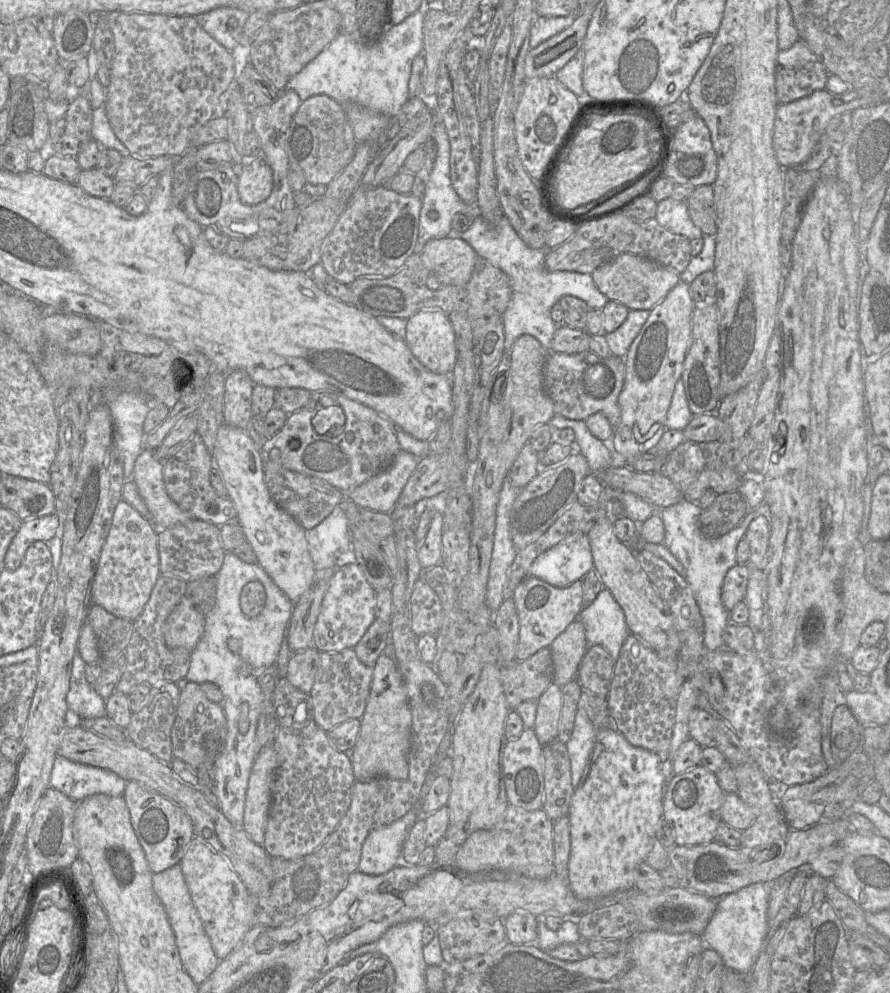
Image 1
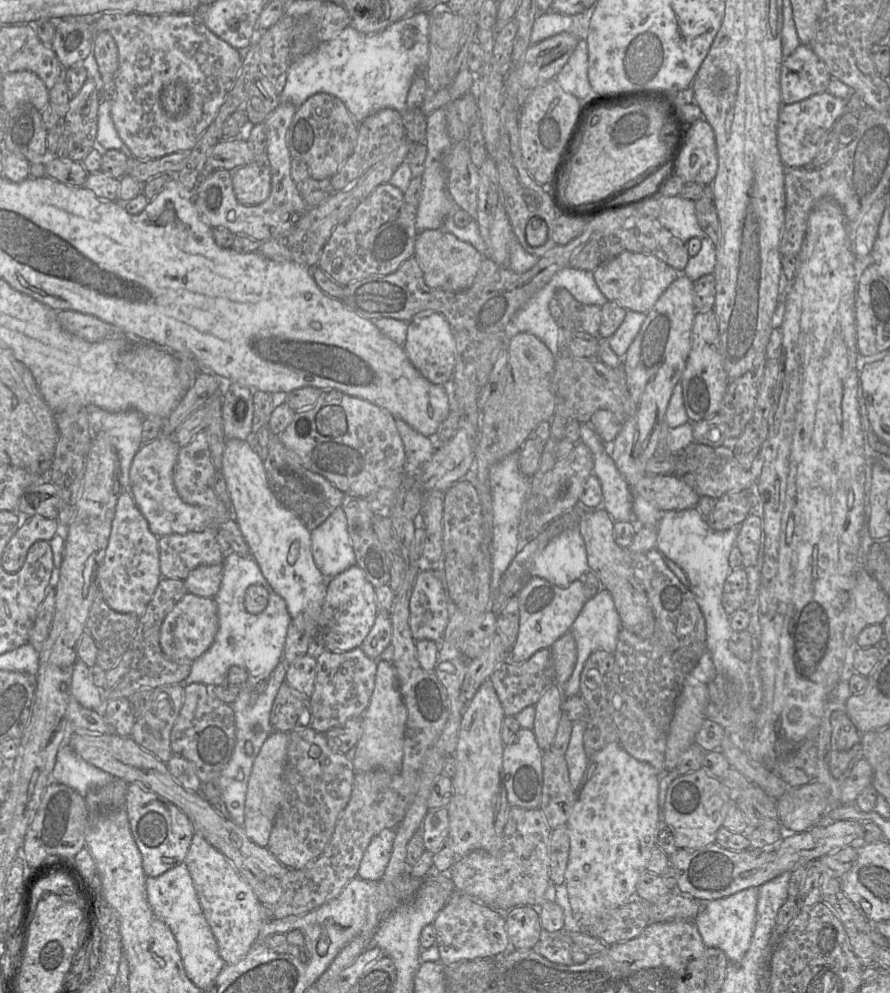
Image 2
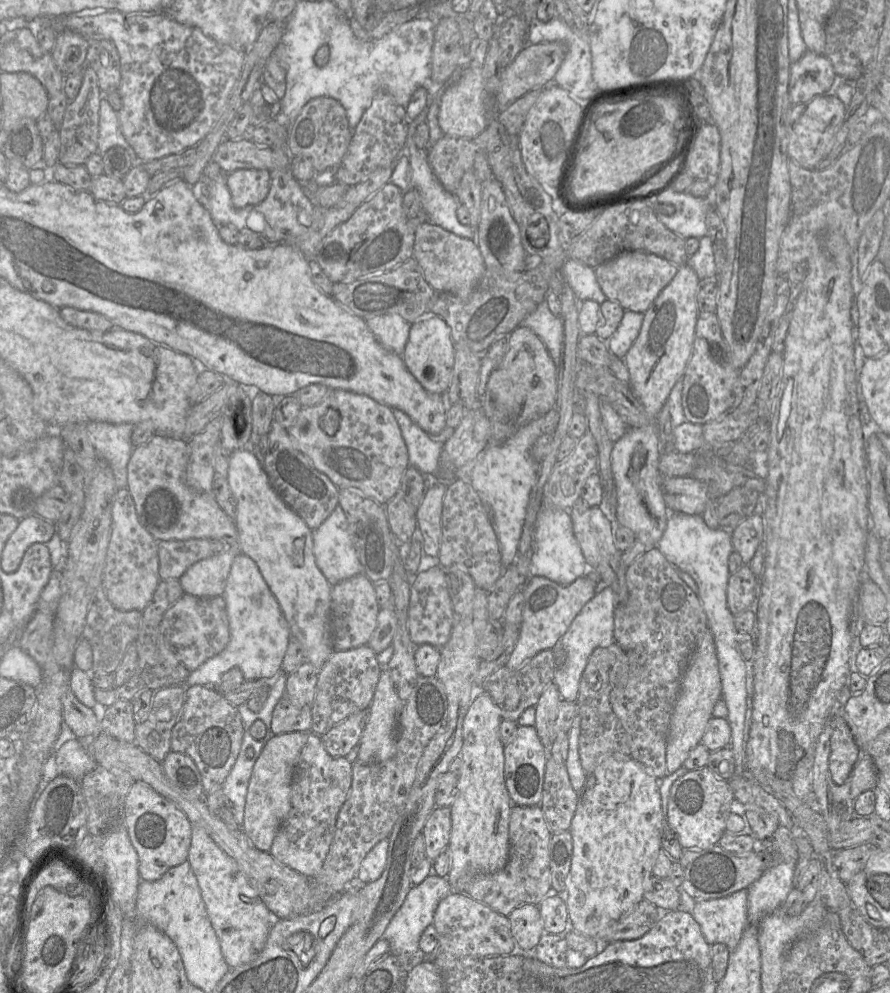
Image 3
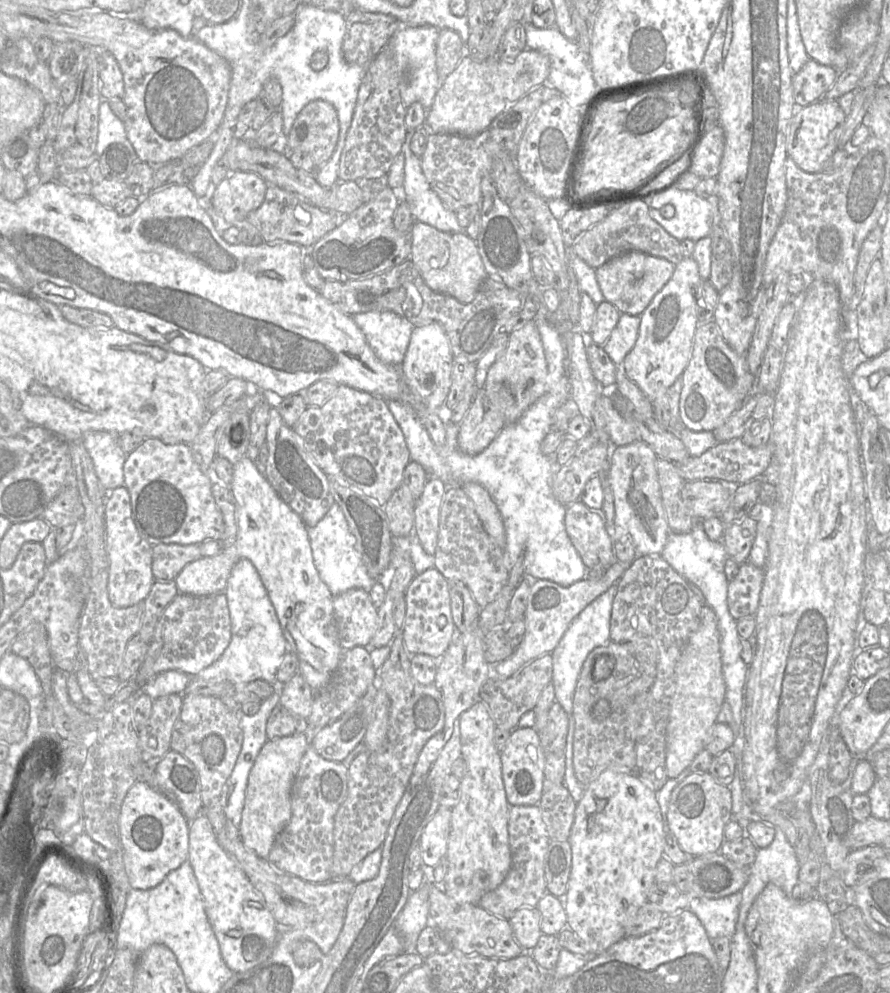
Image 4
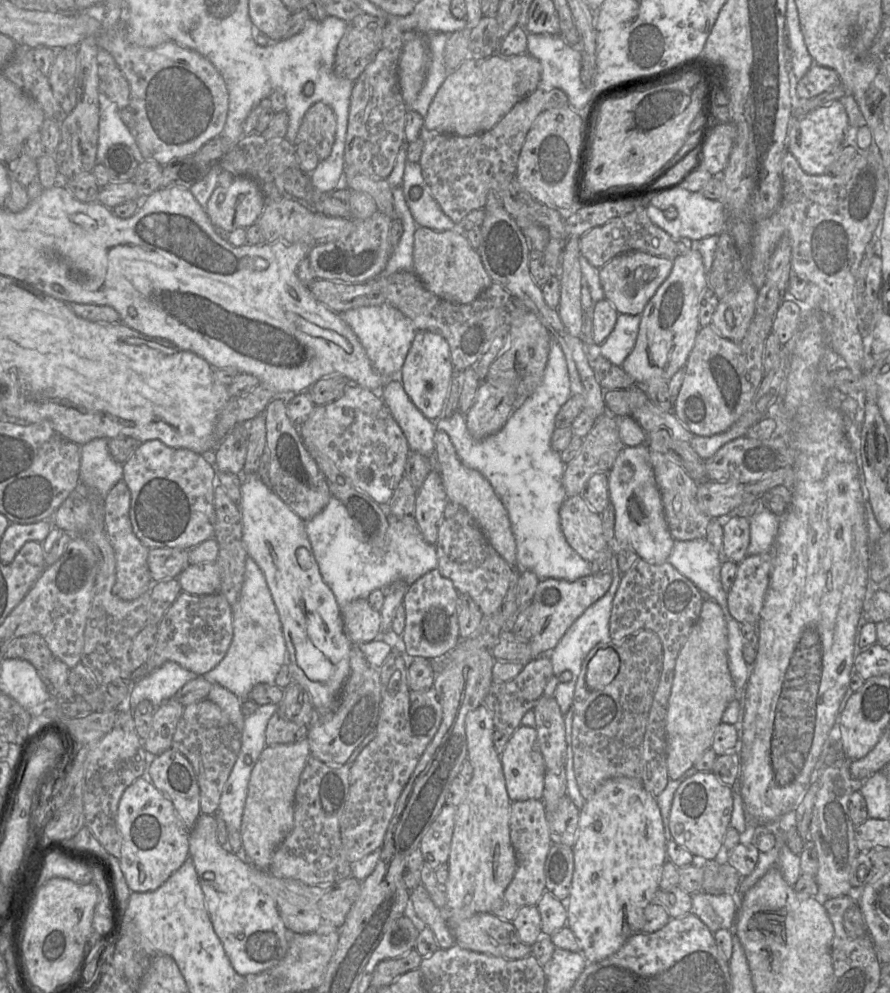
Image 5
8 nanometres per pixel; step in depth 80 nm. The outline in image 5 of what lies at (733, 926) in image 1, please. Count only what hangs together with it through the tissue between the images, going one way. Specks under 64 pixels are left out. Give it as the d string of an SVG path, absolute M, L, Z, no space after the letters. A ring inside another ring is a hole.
M703 891L691 895L691 913L696 915L714 933L719 929L732 930L739 901L735 894L709 894Z

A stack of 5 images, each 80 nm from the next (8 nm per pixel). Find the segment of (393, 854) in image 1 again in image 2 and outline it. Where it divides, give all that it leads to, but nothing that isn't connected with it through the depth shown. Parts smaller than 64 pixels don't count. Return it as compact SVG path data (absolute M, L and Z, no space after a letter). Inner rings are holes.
M396 828L383 829L369 843L358 869L358 877L363 880L377 881L384 875L390 859Z

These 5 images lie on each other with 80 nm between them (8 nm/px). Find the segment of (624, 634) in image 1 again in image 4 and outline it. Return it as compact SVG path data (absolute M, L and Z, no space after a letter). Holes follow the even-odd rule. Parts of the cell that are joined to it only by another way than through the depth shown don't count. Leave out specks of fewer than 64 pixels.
M617 584L610 587L589 604L571 623L560 643L551 653L553 659L552 683L555 690L555 701L568 715L572 715L573 701L578 679L588 655L597 647L610 642L610 624L613 602L617 593Z

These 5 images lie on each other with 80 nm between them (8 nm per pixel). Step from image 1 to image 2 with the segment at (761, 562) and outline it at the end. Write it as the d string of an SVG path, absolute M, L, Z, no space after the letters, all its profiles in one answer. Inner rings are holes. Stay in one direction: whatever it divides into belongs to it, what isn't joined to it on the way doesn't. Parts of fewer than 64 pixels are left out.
M749 515L740 525L735 546L742 555L742 566L757 564L763 540L763 521L756 515Z

